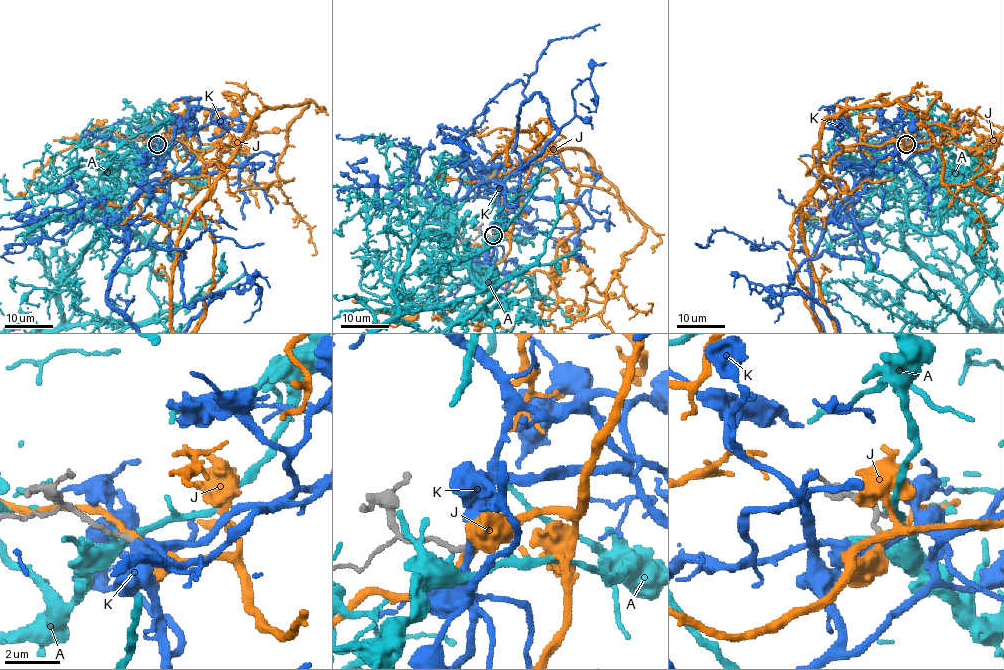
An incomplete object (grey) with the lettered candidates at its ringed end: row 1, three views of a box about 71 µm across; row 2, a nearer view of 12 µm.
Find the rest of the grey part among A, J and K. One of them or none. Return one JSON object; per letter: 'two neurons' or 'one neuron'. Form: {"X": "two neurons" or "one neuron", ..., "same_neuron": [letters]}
{"A": "two neurons", "J": "two neurons", "K": "one neuron", "same_neuron": ["K"]}

